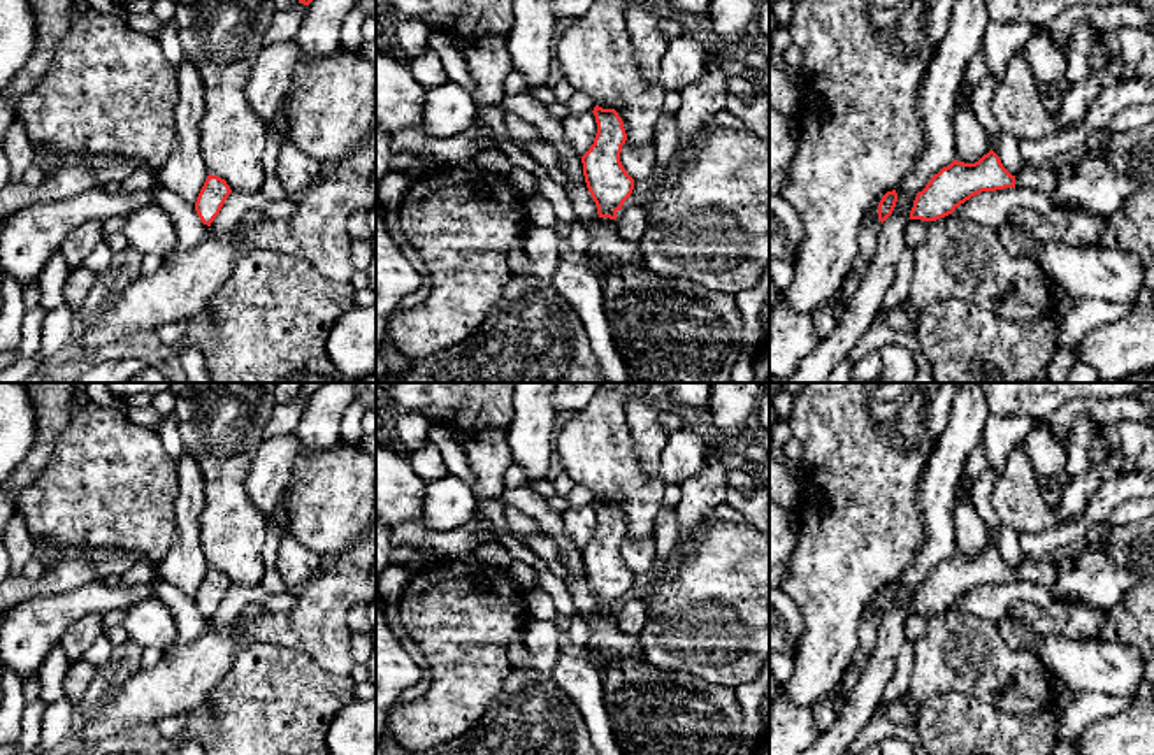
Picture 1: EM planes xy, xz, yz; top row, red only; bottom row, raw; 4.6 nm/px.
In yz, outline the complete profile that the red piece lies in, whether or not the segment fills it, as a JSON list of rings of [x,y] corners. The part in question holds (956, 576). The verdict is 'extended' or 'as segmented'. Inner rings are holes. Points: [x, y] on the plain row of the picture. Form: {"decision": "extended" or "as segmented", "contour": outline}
{"decision": "extended", "contour": [[[1094,537],[1084,546],[1061,550],[1042,558],[1024,557],[1015,569],[1003,560],[992,543],[975,557],[954,553],[917,586],[910,613],[936,615],[952,608],[961,597],[982,585],[1029,581],[1050,588],[1075,564],[1078,553],[1091,550],[1105,553],[1107,546],[1107,537]]]}

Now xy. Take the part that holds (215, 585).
{"decision": "as segmented", "contour": [[[207,569],[195,595],[195,604],[204,618],[211,620],[230,586],[232,583],[225,572]]]}

